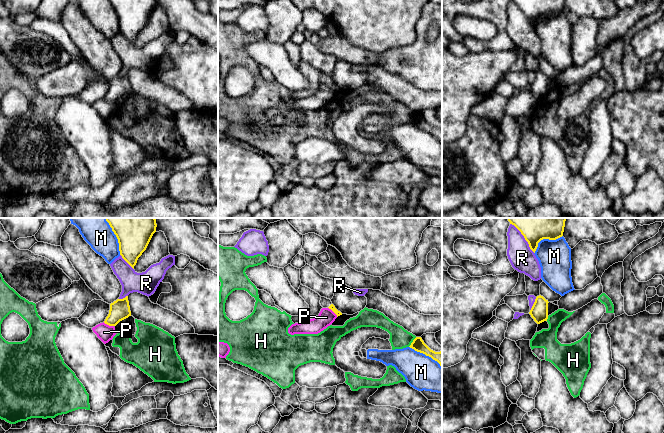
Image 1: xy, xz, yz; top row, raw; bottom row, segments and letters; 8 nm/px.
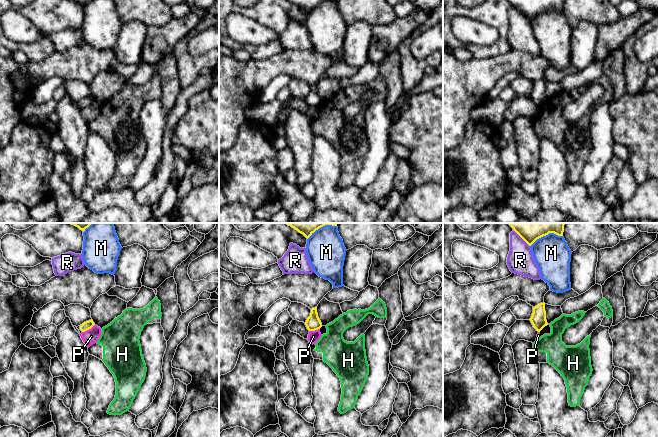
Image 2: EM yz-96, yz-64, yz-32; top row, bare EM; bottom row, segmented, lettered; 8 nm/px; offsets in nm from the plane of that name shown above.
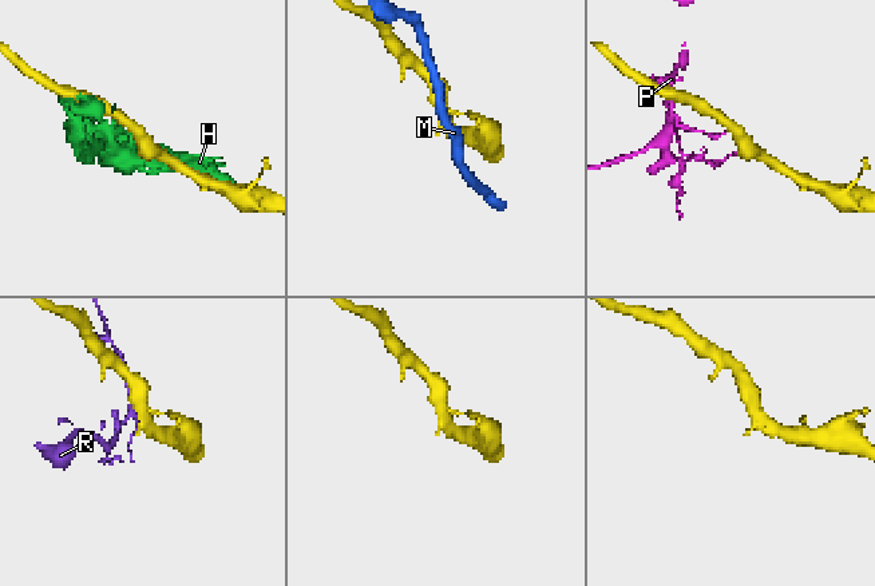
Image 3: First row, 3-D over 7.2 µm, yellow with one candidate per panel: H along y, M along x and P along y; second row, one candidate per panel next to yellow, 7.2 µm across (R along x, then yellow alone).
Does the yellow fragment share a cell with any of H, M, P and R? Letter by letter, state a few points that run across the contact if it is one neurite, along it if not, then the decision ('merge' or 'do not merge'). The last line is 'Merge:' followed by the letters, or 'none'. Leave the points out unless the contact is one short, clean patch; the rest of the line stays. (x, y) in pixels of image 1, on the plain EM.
H: do not merge
M: do not merge
P: line xy (103, 98), (113, 102); do not merge
R: do not merge
Merge: none

